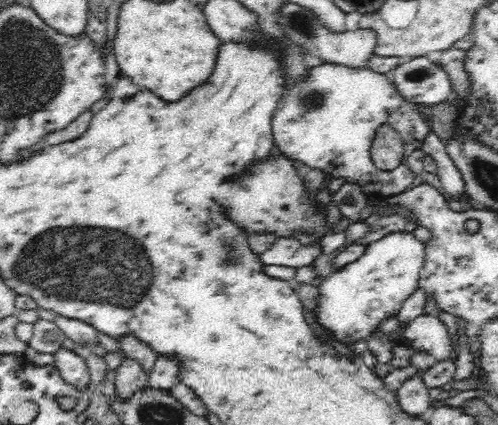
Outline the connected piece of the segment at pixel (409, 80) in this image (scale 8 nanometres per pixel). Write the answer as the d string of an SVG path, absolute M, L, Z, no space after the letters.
M428 56L413 57L394 70L394 83L406 100L436 106L454 98L452 78L444 64Z

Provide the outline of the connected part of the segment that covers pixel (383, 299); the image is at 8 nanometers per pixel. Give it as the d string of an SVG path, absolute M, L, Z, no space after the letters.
M399 231L390 233L366 246L364 254L344 270L330 273L318 287L322 294L321 310L316 315L318 322L332 328L338 338L358 338L366 336L370 329L378 330L378 321L386 315L398 312L402 302L419 286L422 270L426 265L426 252L429 247L416 238L412 232Z

